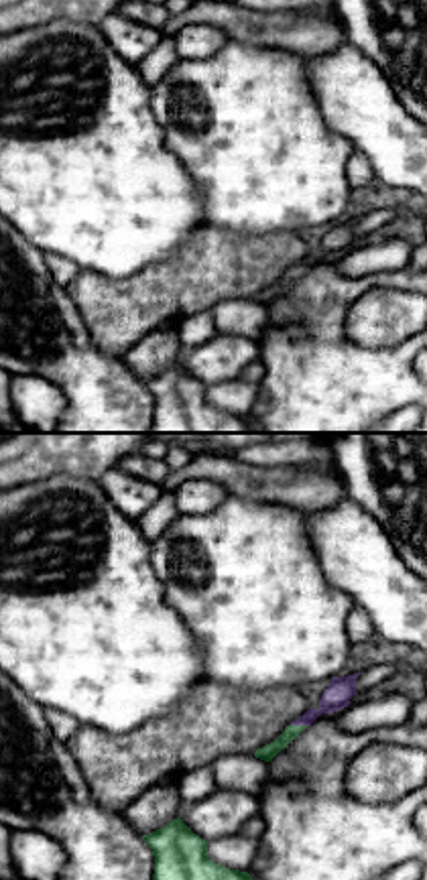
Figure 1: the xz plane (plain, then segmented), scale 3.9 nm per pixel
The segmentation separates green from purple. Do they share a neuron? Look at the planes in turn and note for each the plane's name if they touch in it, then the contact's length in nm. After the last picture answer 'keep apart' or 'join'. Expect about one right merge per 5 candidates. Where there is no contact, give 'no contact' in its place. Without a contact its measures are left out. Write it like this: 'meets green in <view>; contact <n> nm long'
meets green in xz; contact 60 nm long

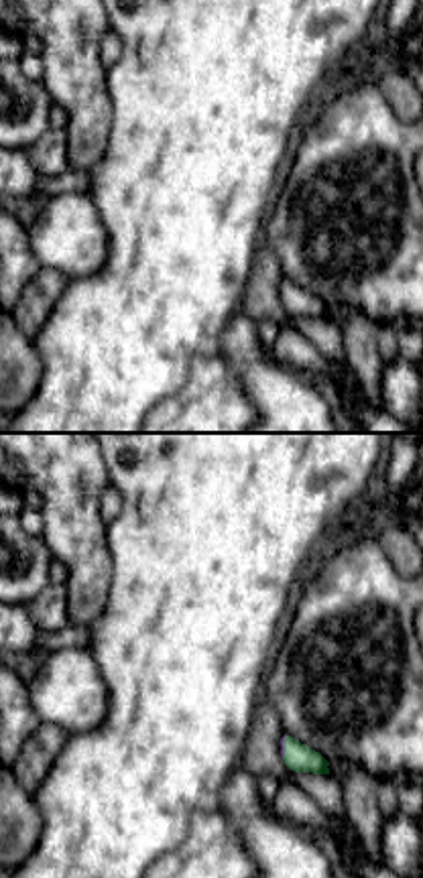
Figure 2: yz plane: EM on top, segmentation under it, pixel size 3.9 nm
meets green in yz; contact 90 nm long

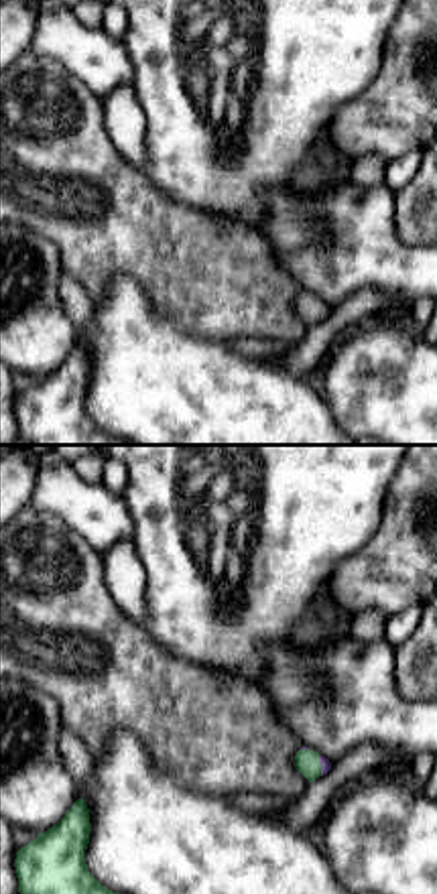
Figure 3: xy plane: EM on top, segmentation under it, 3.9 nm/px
meets green in xy; contact 80 nm long

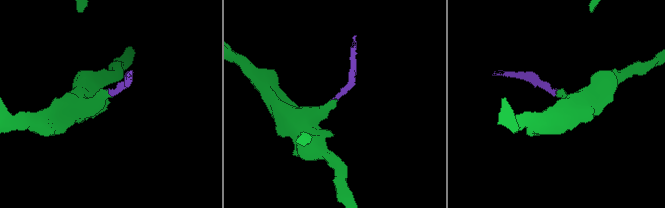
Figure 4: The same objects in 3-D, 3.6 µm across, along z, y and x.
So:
join

